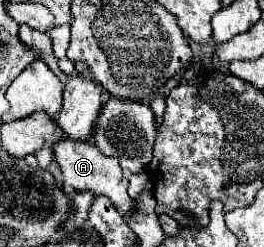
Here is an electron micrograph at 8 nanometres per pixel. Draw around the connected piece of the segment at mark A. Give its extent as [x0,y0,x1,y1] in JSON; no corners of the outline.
[53,140,135,216]

